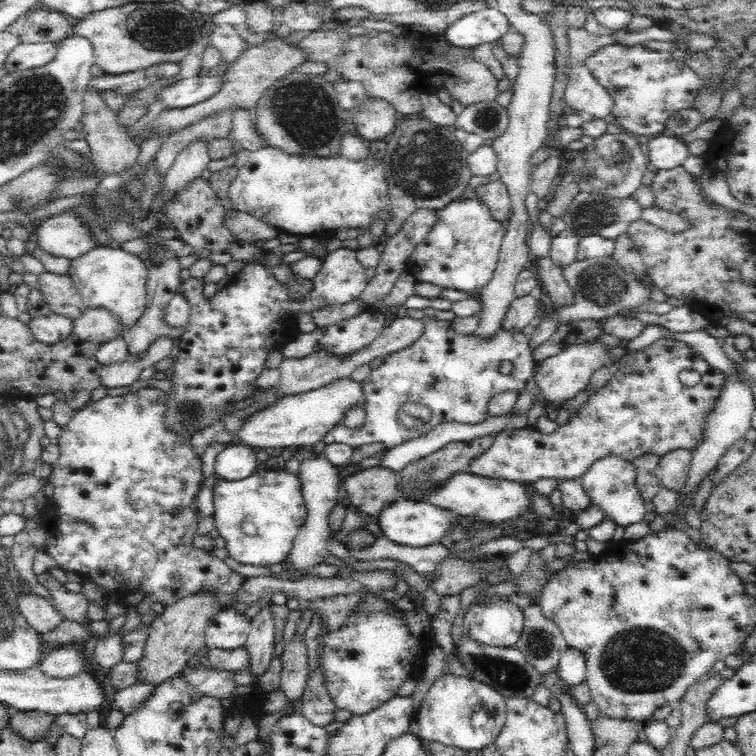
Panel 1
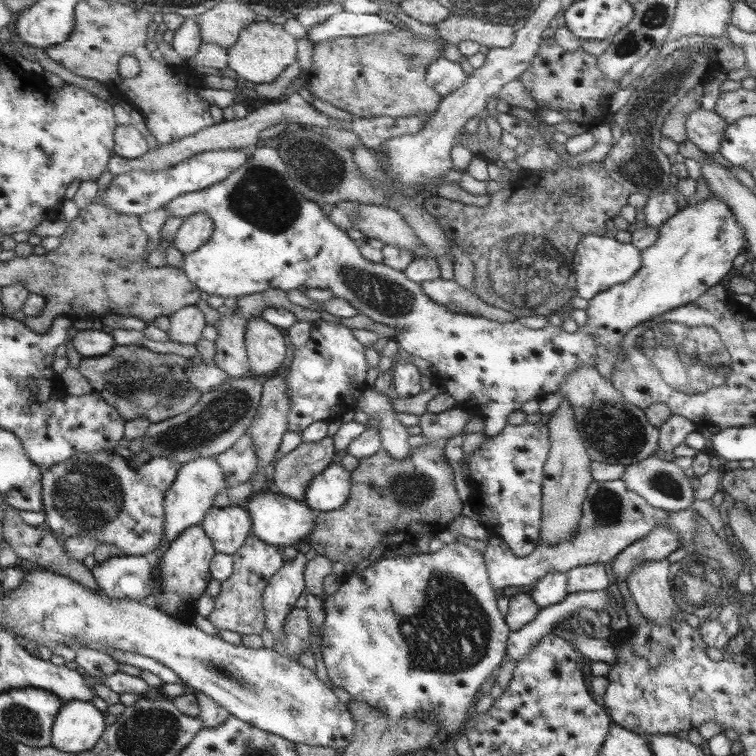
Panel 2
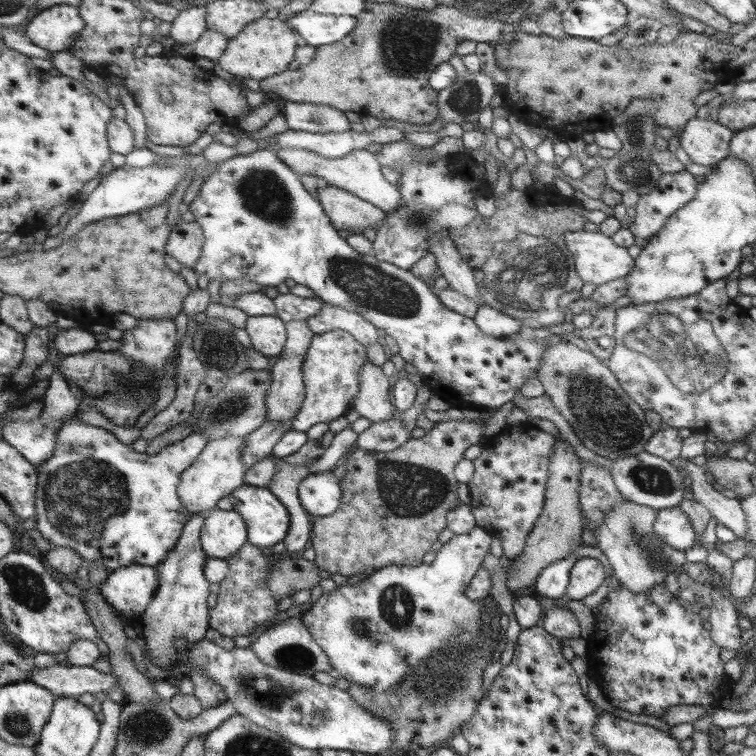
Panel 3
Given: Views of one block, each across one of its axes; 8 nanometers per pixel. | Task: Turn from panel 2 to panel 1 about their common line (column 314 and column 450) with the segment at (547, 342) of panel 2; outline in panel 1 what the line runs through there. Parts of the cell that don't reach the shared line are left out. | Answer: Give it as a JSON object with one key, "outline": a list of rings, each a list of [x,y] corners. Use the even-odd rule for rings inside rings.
{"outline":[[[478,197],[472,198],[472,200],[460,198],[452,201],[446,207],[436,210],[436,213],[439,217],[437,223],[414,250],[406,271],[414,276],[416,282],[428,282],[428,284],[434,284],[434,286],[440,286],[443,289],[454,288],[454,290],[460,290],[460,292],[476,294],[475,296],[478,297],[482,288],[492,280],[496,271],[506,223],[494,220],[494,217],[490,216],[486,202]]]}

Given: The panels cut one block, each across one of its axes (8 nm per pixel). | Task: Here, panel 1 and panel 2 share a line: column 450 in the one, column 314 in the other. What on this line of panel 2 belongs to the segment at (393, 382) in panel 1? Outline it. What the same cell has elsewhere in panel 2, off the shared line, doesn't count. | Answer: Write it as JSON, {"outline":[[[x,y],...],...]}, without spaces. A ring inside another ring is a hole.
{"outline":[[[316,320],[308,342],[294,351],[289,367],[288,398],[292,402],[289,431],[302,433],[312,423],[335,421],[342,419],[346,412],[355,411],[360,396],[368,388],[368,369],[369,361],[364,358],[364,346],[350,334],[346,325]]]}

